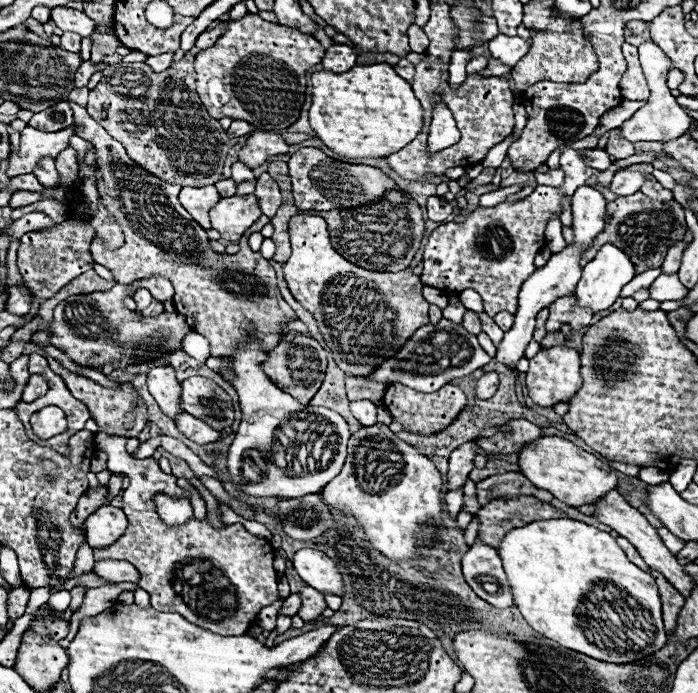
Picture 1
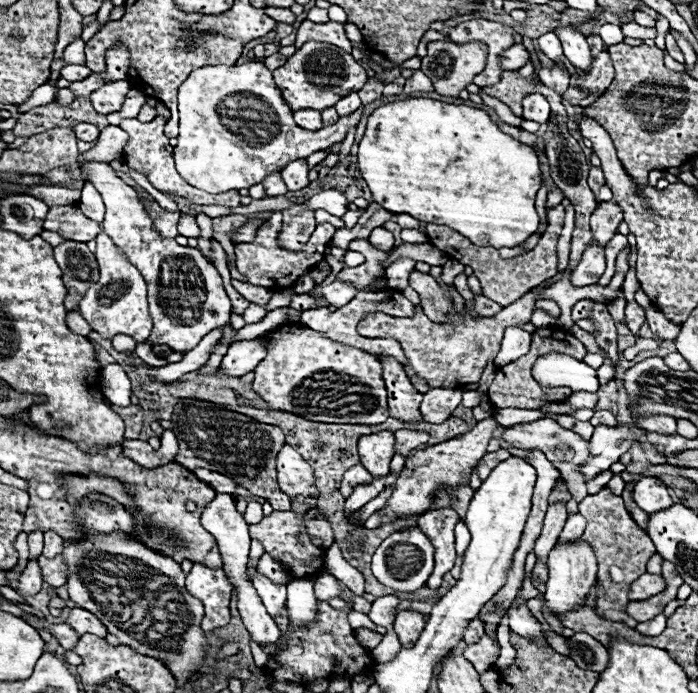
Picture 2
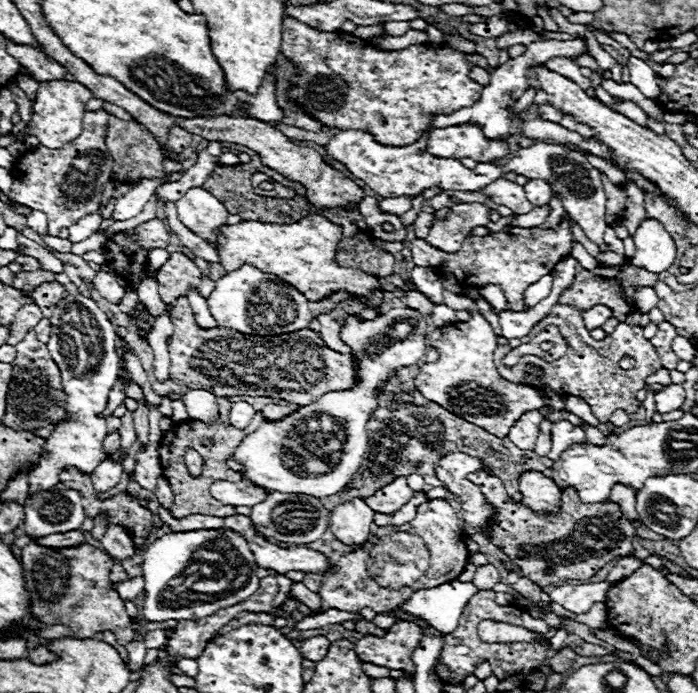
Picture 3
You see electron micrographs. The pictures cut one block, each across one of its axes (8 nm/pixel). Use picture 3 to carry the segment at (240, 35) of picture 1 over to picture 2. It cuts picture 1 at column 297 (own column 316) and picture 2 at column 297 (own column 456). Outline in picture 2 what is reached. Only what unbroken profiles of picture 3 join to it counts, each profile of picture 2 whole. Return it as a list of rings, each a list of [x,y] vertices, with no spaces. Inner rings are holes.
[[[306,42],[300,50],[296,50],[294,56],[288,58],[284,66],[274,70],[274,80],[292,110],[324,110],[334,106],[344,96],[358,92],[366,84],[368,76],[350,54],[342,52],[342,48],[334,48],[334,44]]]

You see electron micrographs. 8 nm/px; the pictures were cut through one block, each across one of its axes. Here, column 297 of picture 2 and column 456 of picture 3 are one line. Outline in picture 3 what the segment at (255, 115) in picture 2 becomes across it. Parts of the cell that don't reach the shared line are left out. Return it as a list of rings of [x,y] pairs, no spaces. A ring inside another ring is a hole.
[[[458,124],[446,128],[428,130],[428,152],[436,158],[472,158],[476,162],[496,162],[506,158],[510,152],[508,140],[490,140],[484,136],[480,126]]]

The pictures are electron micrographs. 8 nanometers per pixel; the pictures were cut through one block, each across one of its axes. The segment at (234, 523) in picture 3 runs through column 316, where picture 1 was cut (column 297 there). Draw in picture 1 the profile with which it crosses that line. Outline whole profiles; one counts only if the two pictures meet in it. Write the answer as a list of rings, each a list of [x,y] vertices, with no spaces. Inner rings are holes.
[[[302,548],[294,554],[294,570],[300,574],[300,578],[316,588],[322,594],[336,594],[342,596],[344,594],[344,582],[342,582],[342,574],[338,572],[336,564],[318,550],[312,548]]]

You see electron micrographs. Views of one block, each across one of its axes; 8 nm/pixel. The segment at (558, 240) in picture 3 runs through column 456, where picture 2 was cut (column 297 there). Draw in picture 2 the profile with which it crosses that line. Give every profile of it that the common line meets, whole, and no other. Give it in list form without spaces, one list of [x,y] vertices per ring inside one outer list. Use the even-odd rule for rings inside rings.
[[[274,212],[272,218],[268,222],[264,222],[262,228],[258,228],[256,240],[252,244],[236,244],[236,266],[242,274],[248,276],[250,284],[264,286],[264,288],[274,288],[276,286],[276,290],[290,288],[290,286],[296,284],[296,280],[302,274],[312,270],[314,264],[318,264],[324,258],[324,250],[328,248],[328,242],[334,238],[334,232],[336,232],[336,228],[332,224],[318,224],[316,230],[312,232],[310,240],[308,240],[308,248],[304,248],[300,252],[284,250],[278,244],[280,212]]]

